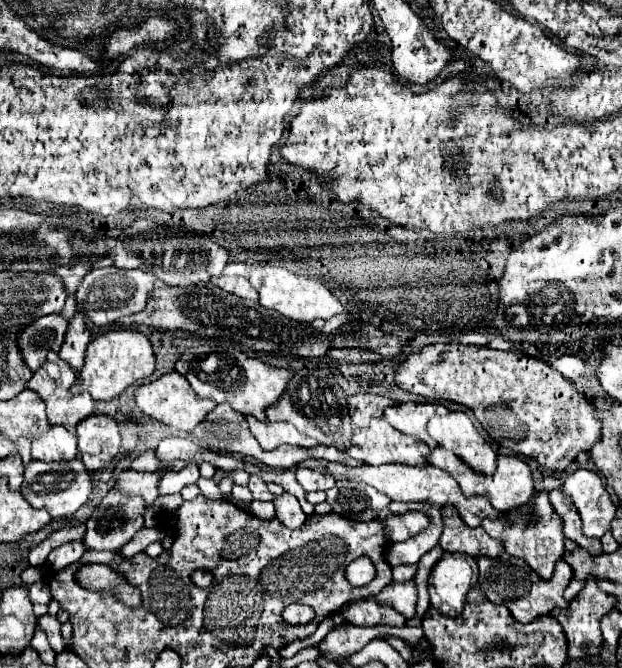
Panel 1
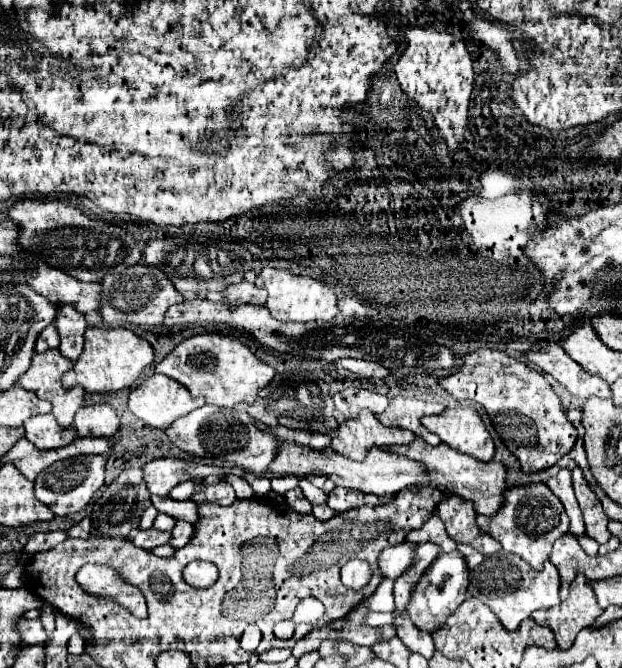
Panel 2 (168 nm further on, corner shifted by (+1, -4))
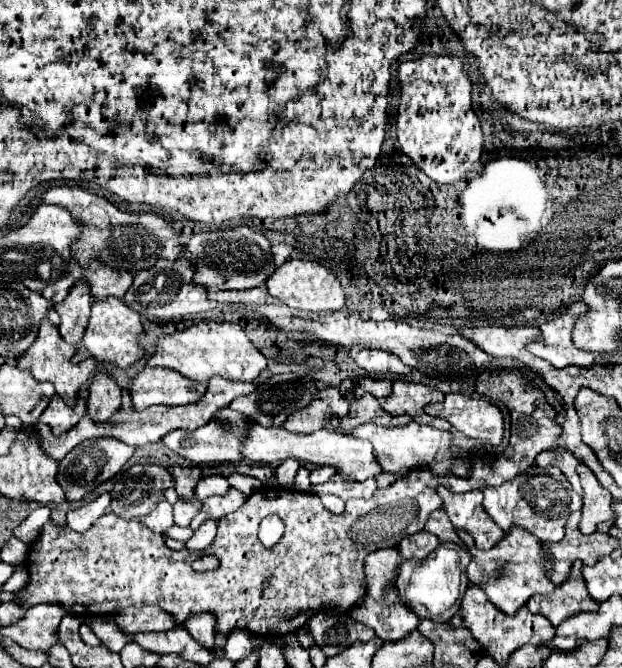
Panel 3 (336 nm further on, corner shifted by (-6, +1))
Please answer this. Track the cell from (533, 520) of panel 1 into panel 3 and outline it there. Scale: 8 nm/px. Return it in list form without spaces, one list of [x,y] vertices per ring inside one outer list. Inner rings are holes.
[[[534,465],[512,481],[502,483],[500,487],[486,487],[482,493],[484,511],[488,511],[488,515],[496,521],[496,525],[500,525],[504,533],[510,533],[512,527],[520,527],[538,537],[542,543],[562,541],[568,517],[574,511],[582,509],[582,499],[566,481],[566,477],[554,467],[540,469],[538,465]]]

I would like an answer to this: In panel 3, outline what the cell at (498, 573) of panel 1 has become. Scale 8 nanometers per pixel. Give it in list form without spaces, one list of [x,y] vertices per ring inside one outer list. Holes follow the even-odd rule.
[[[514,527],[512,533],[508,537],[504,537],[490,551],[476,549],[468,535],[462,535],[462,539],[468,545],[468,551],[472,555],[472,561],[470,561],[468,569],[466,569],[466,575],[468,575],[470,583],[484,589],[488,599],[500,611],[504,611],[508,615],[516,615],[516,609],[524,607],[532,595],[552,593],[552,589],[556,589],[556,585],[550,581],[550,577],[546,573],[546,567],[544,567],[546,559],[548,559],[544,543],[536,541],[536,537],[532,537],[530,533]]]

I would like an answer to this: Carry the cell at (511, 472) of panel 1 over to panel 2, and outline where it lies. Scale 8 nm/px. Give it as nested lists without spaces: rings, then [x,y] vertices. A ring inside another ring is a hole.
[[[415,436],[415,440],[411,444],[405,444],[405,446],[379,446],[379,450],[421,462],[425,466],[427,474],[431,476],[431,480],[435,480],[435,484],[439,488],[443,488],[449,494],[471,500],[477,514],[493,516],[501,508],[503,492],[507,488],[507,482],[505,482],[507,472],[505,472],[505,466],[501,462],[479,462],[479,460],[467,456],[467,454],[461,454],[461,452],[453,450],[445,442],[441,442],[439,446],[429,446],[421,436]]]

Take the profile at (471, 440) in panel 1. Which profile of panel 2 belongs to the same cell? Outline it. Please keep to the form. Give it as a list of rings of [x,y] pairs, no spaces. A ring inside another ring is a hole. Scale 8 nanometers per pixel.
[[[469,406],[445,408],[437,416],[423,416],[423,426],[441,436],[451,448],[461,450],[481,462],[491,462],[495,444],[485,428],[481,414]]]

